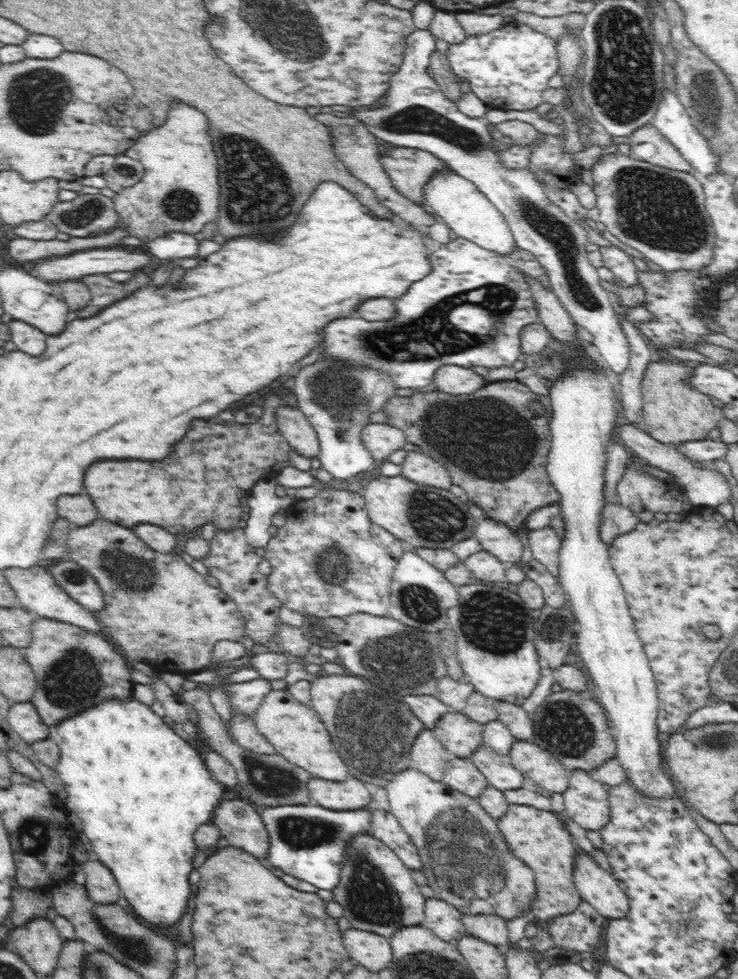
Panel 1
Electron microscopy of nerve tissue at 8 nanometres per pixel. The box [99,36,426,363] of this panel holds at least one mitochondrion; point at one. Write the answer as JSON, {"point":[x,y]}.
{"point":[253,201]}

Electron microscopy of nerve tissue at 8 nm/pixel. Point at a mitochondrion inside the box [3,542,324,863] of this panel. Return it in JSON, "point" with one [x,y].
{"point":[75,678]}

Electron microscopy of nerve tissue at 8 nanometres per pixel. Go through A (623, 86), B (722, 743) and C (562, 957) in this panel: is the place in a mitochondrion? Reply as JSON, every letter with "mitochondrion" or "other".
{"A":"mitochondrion","B":"mitochondrion","C":"other"}

